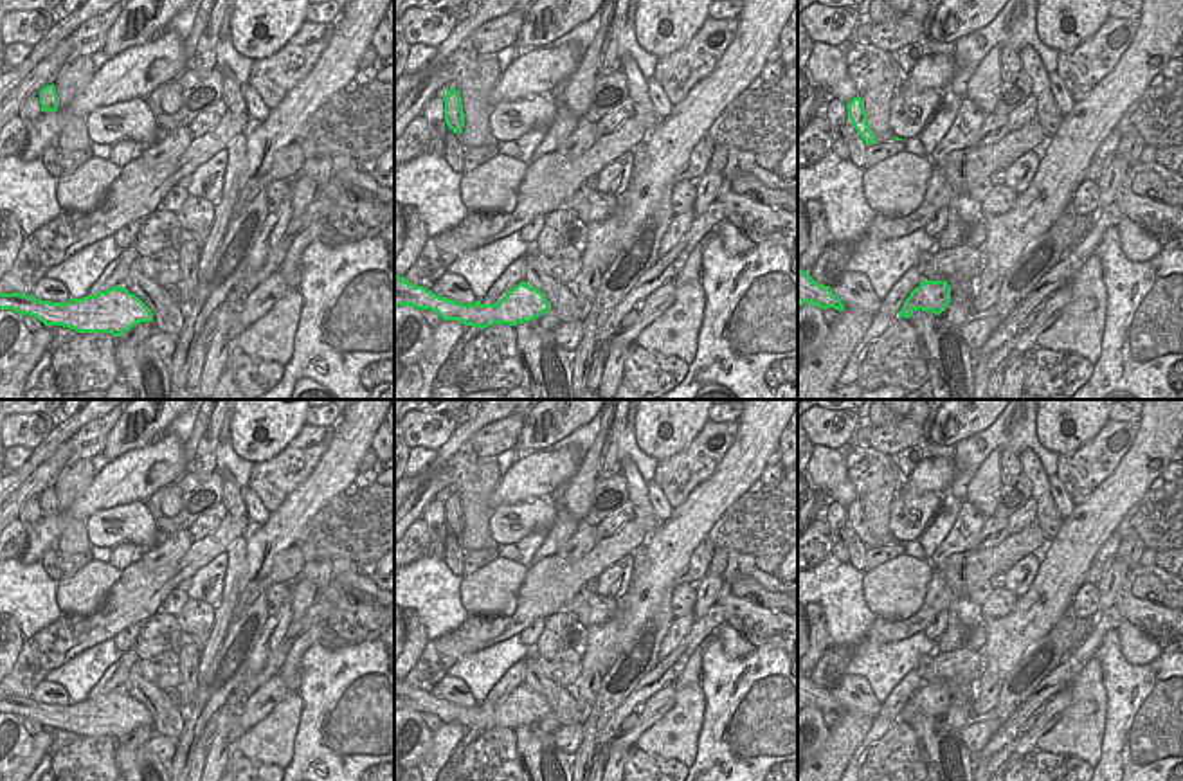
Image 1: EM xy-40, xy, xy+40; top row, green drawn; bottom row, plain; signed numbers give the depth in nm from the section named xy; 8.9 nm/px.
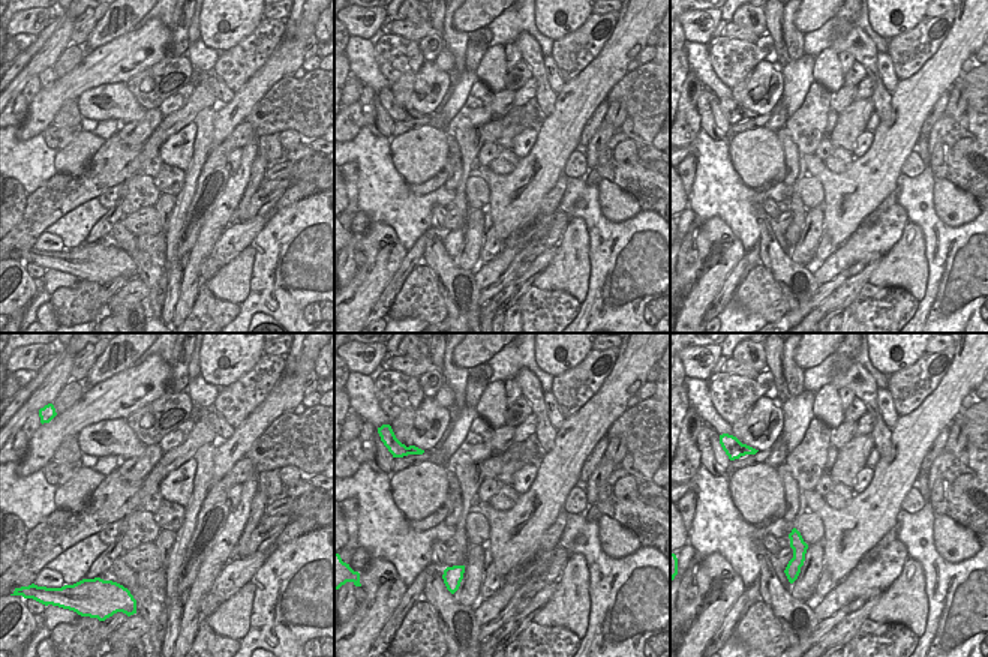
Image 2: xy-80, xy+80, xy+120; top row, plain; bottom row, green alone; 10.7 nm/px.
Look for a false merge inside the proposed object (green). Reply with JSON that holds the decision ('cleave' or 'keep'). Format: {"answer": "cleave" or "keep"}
{"answer": "cleave"}

